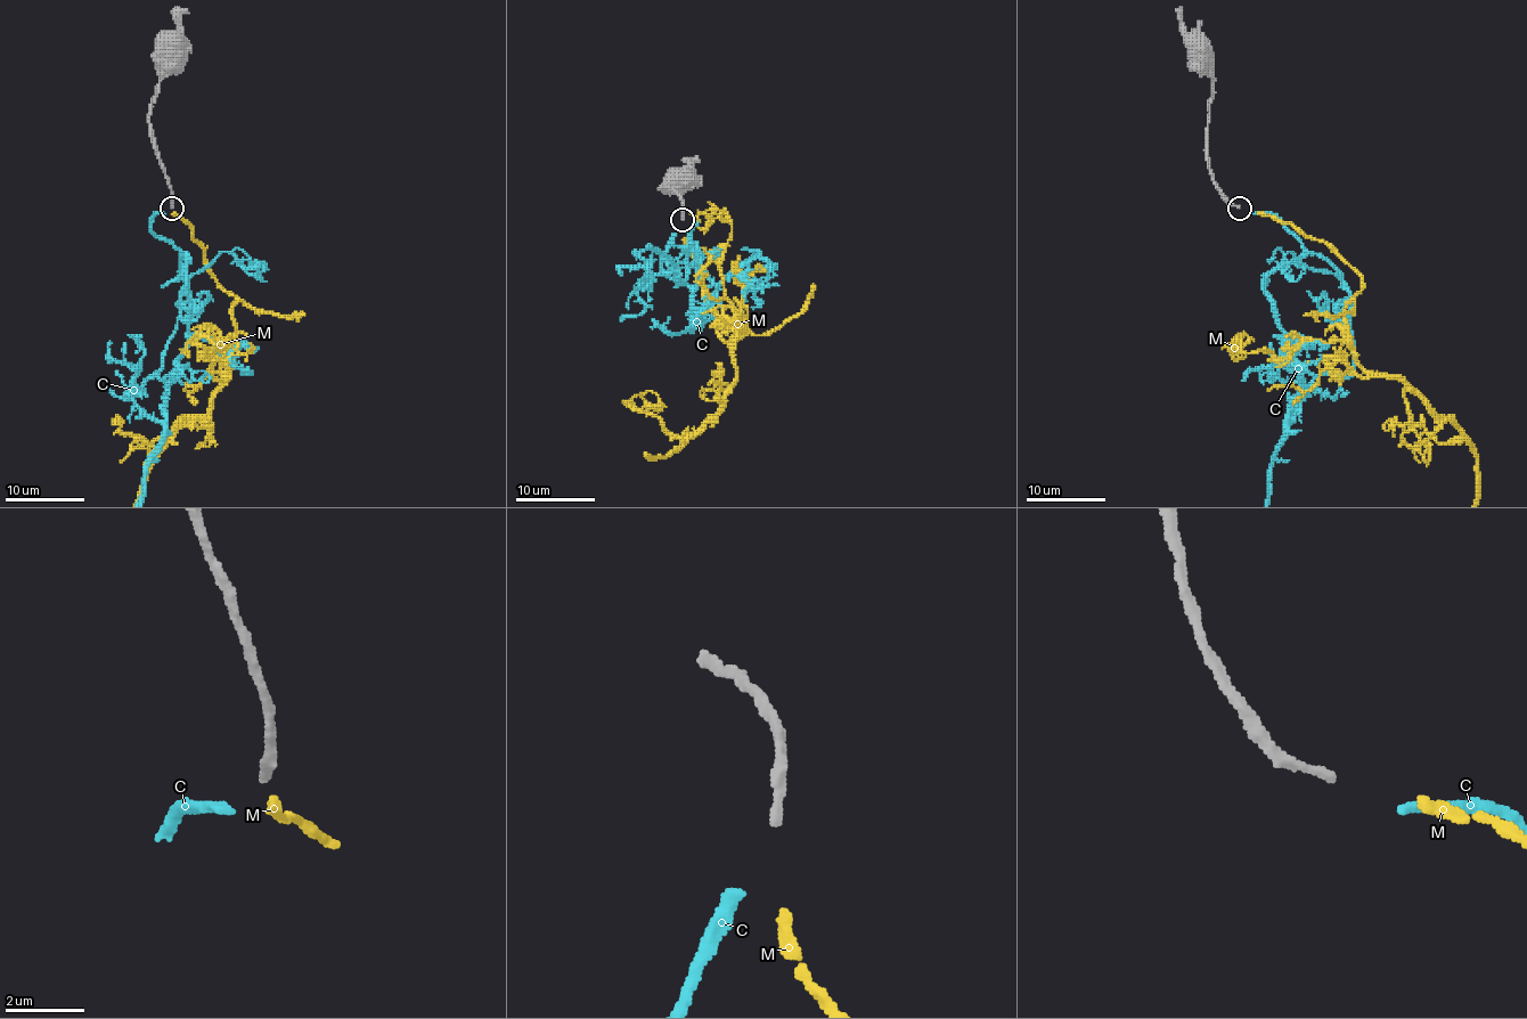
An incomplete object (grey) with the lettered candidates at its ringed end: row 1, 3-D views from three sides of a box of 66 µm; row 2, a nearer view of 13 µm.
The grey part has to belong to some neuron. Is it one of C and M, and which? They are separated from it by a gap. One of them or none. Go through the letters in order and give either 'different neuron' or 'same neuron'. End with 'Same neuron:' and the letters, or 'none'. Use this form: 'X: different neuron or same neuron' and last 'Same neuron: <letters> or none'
C: different neuron
M: same neuron
Same neuron: M

